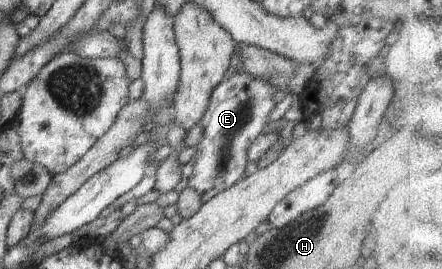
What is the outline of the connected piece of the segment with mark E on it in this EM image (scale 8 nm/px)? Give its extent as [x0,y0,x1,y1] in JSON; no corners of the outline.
[188,72,276,203]

